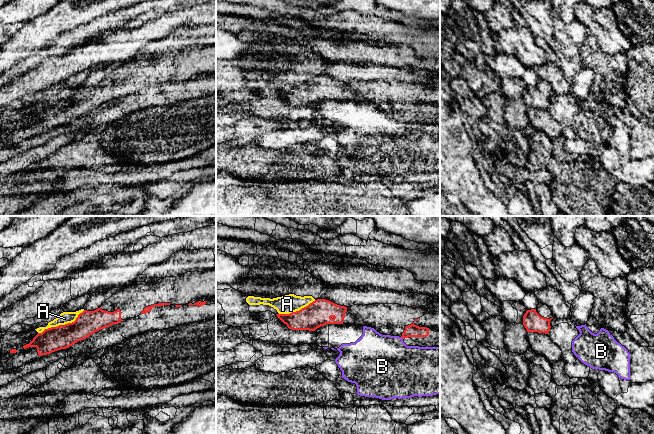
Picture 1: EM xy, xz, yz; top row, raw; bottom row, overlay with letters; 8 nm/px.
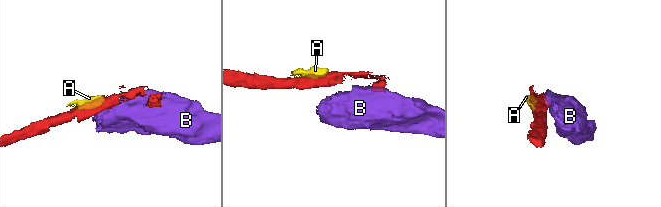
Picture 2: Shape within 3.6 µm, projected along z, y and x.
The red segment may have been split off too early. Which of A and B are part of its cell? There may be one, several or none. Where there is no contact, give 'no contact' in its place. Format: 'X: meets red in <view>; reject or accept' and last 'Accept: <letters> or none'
A: meets red in xy; reject
B: meets red in xz; reject
Accept: none

